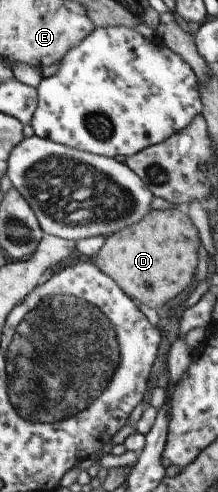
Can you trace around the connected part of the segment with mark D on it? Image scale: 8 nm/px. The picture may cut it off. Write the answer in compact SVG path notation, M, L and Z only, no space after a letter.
M184 208L149 211L138 223L105 237L91 262L134 302L156 310L187 288L196 271L198 233Z

